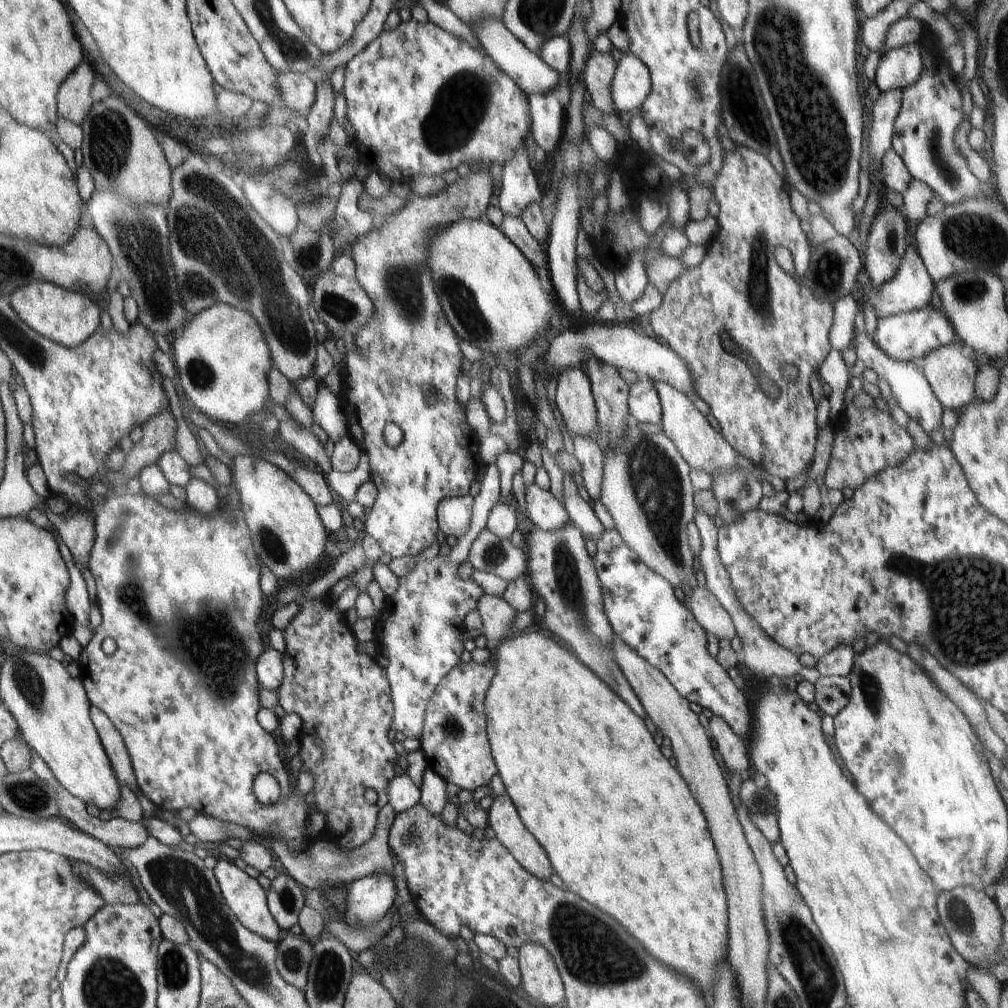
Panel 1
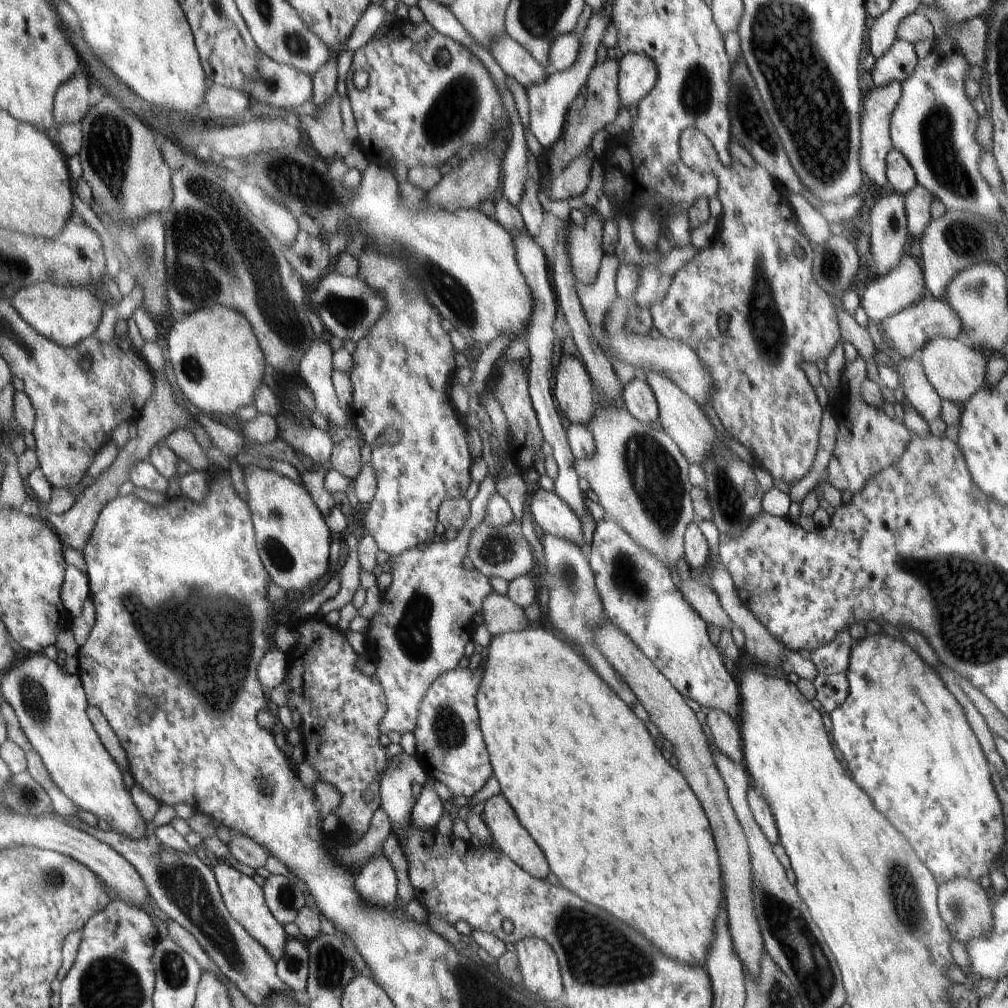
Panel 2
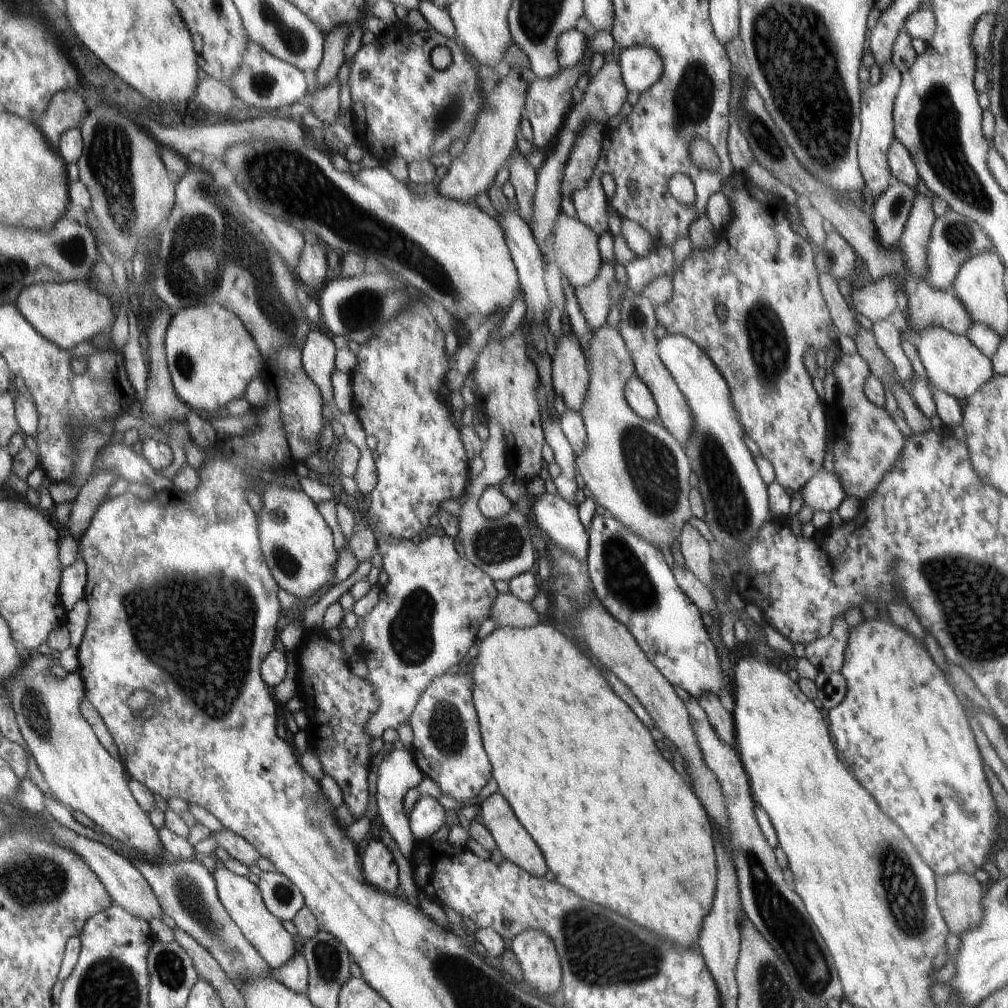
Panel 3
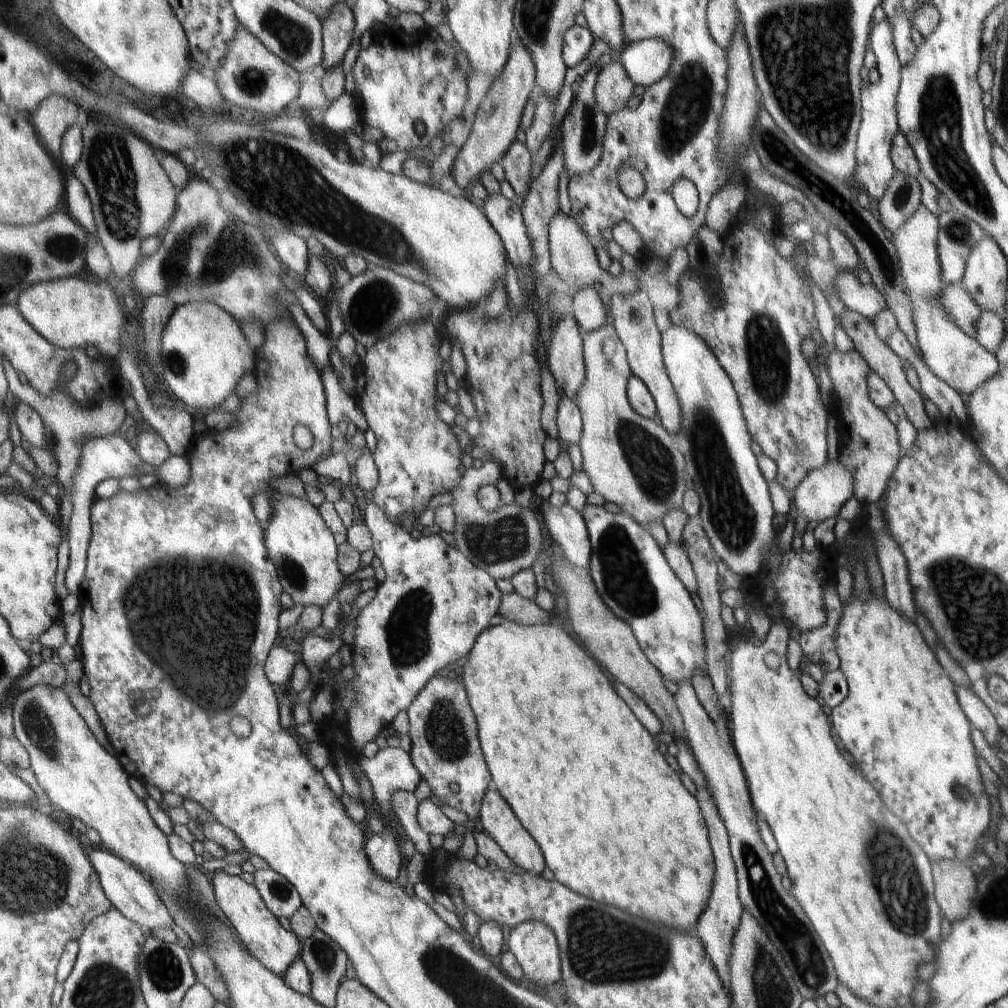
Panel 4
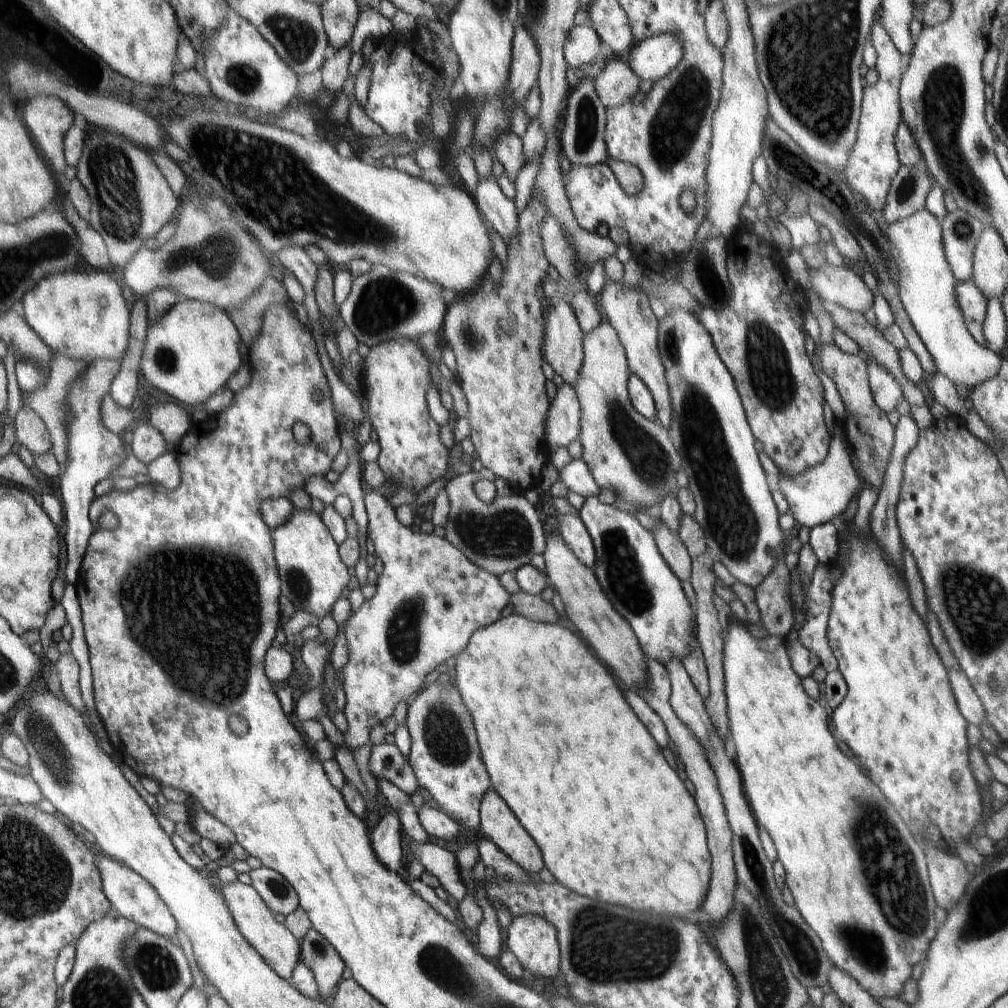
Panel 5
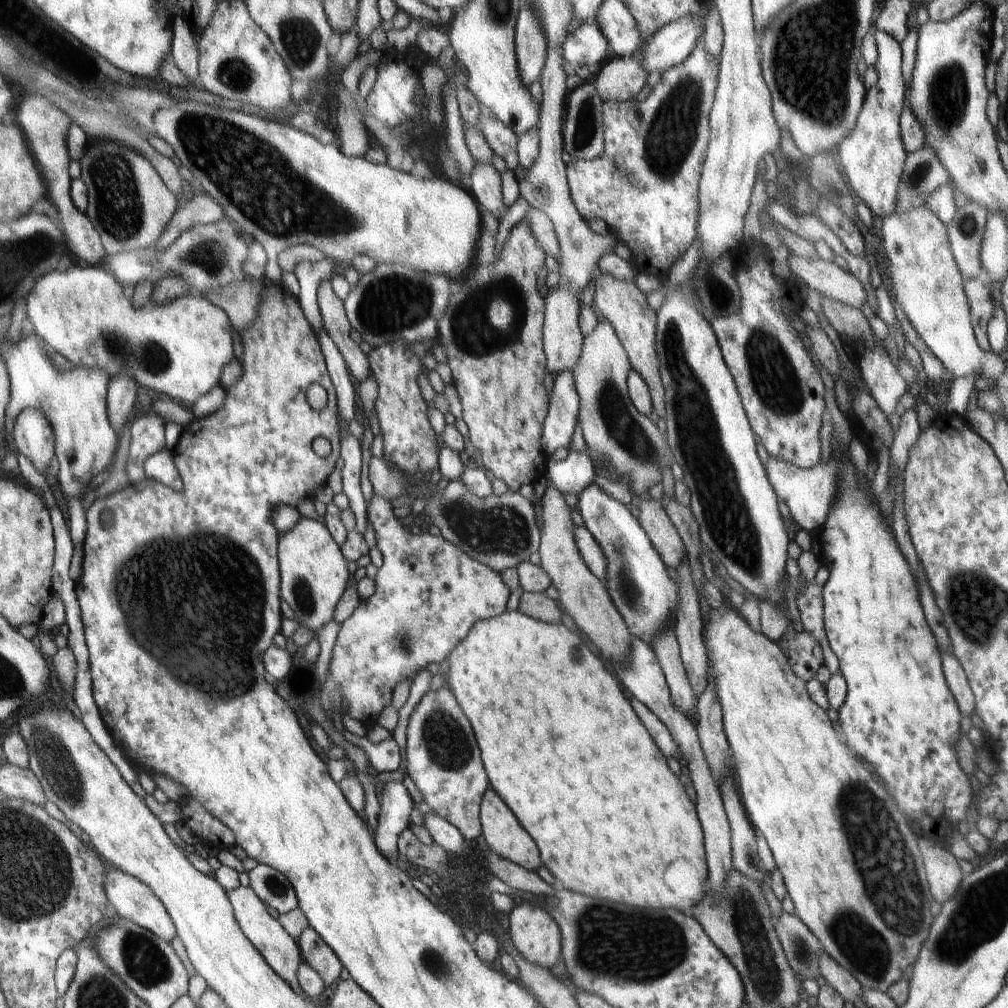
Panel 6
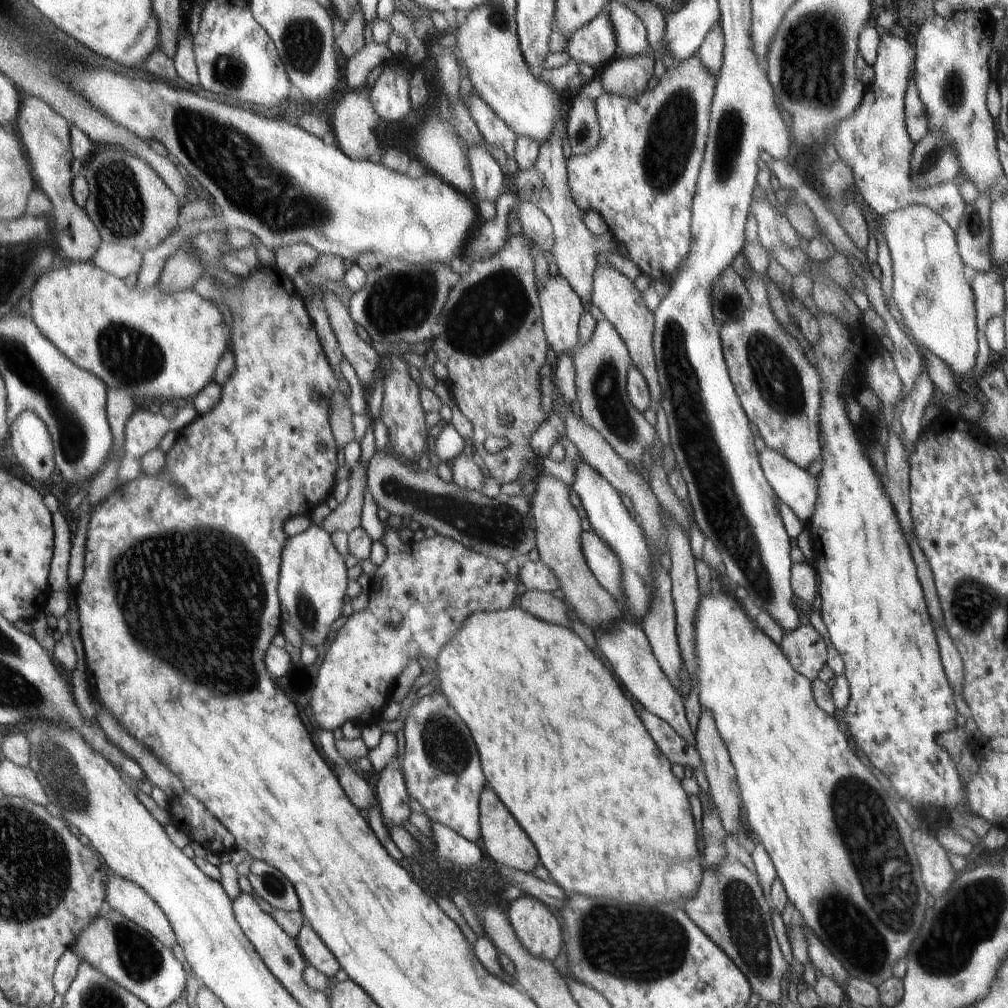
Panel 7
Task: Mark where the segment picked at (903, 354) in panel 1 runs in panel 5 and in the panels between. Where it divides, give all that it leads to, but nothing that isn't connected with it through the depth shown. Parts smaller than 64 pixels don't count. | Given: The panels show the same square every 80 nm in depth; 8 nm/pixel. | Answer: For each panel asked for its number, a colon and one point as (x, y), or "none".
2: (910, 329)
3: (926, 306)
4: (956, 301)
5: (973, 304)

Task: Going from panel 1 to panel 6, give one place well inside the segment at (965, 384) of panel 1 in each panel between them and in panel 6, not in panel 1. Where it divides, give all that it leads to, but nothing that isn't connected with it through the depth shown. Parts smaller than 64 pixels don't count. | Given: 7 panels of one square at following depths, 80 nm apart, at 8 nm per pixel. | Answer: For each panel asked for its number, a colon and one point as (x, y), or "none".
2: (955, 369)
3: (953, 364)
4: (954, 357)
5: (927, 288)
6: (924, 278)

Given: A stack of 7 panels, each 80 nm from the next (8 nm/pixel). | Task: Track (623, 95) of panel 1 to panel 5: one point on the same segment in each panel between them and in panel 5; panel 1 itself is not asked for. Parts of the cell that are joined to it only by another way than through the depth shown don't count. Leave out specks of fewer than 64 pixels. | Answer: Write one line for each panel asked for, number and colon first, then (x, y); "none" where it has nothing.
2: (637, 74)
3: (641, 67)
4: (647, 62)
5: (652, 59)

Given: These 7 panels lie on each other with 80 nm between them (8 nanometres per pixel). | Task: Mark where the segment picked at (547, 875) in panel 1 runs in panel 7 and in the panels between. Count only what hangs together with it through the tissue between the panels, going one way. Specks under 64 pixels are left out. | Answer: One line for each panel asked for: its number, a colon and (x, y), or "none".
2: (510, 837)
3: (515, 844)
4: (498, 820)
5: (501, 827)
6: (505, 836)
7: (507, 844)

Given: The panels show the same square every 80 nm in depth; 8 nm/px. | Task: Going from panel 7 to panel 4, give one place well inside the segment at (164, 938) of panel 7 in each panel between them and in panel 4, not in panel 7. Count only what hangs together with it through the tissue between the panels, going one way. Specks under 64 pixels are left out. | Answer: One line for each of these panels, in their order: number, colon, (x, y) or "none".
4: (129, 891)
5: (130, 895)
6: (132, 899)

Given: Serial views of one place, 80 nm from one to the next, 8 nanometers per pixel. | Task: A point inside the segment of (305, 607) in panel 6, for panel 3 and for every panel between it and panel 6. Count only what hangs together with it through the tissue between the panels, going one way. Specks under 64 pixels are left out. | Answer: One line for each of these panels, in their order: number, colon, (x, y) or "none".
3: (298, 545)
4: (304, 552)
5: (312, 575)

